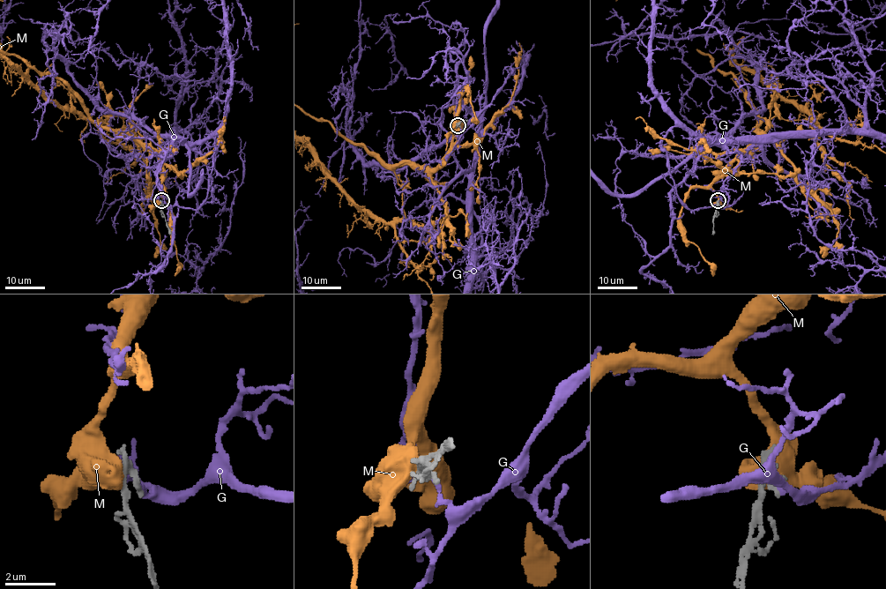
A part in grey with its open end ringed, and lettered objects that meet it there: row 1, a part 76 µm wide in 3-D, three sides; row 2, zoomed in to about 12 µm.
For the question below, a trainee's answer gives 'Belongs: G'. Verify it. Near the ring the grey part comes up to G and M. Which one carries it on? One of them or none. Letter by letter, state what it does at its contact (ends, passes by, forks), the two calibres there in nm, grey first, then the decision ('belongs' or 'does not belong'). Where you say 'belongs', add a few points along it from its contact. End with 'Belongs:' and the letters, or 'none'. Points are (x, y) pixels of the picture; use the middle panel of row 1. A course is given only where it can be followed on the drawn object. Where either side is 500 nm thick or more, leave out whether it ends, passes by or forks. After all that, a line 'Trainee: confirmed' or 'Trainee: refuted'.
G: it ends there; 150 nm thick on the grey side, 240 nm on the other; does not belong
M: 280 nm thick on the grey side, 900 nm on the other; does not belong
Belongs: none
Trainee: refuted

